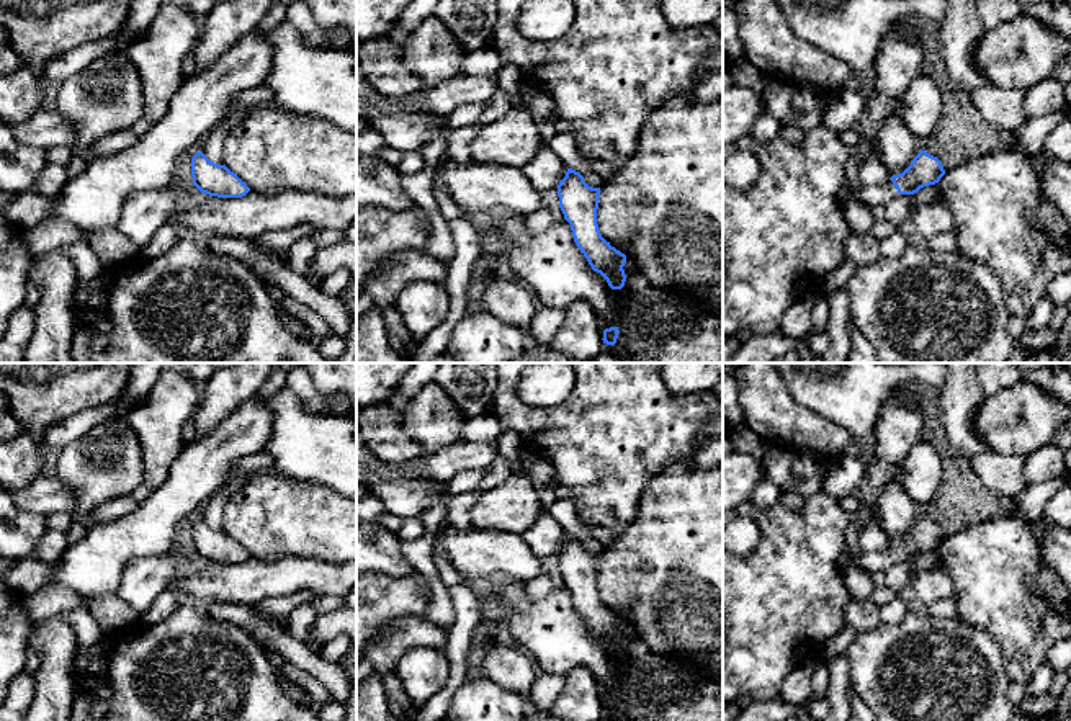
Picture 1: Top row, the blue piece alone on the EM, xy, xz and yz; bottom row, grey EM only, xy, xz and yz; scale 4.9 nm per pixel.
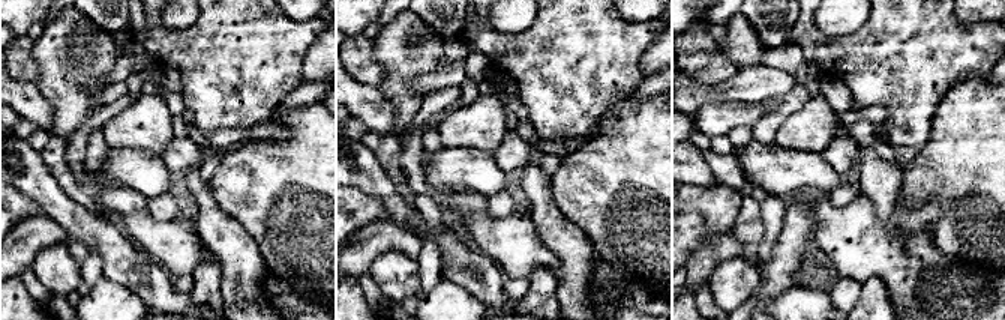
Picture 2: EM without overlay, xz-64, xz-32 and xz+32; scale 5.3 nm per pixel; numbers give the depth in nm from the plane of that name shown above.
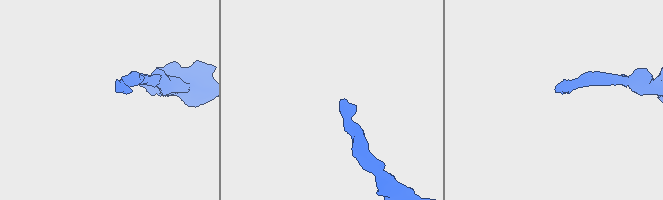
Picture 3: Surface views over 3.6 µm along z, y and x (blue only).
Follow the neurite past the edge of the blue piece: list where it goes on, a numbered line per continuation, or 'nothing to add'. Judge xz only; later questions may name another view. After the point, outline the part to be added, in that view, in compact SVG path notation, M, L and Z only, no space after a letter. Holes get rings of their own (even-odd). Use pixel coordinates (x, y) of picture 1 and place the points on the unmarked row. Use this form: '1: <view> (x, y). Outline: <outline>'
nothing to add

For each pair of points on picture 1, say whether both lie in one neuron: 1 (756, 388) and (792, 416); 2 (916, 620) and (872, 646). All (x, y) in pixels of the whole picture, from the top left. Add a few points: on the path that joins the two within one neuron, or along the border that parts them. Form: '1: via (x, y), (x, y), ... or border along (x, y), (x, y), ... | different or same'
1: via (764, 396), (784, 416) | same
2: via (905, 631), (883, 646) | same

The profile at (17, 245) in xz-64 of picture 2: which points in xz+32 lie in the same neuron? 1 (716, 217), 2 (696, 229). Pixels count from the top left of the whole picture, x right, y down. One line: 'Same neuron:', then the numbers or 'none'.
Same neuron: none

